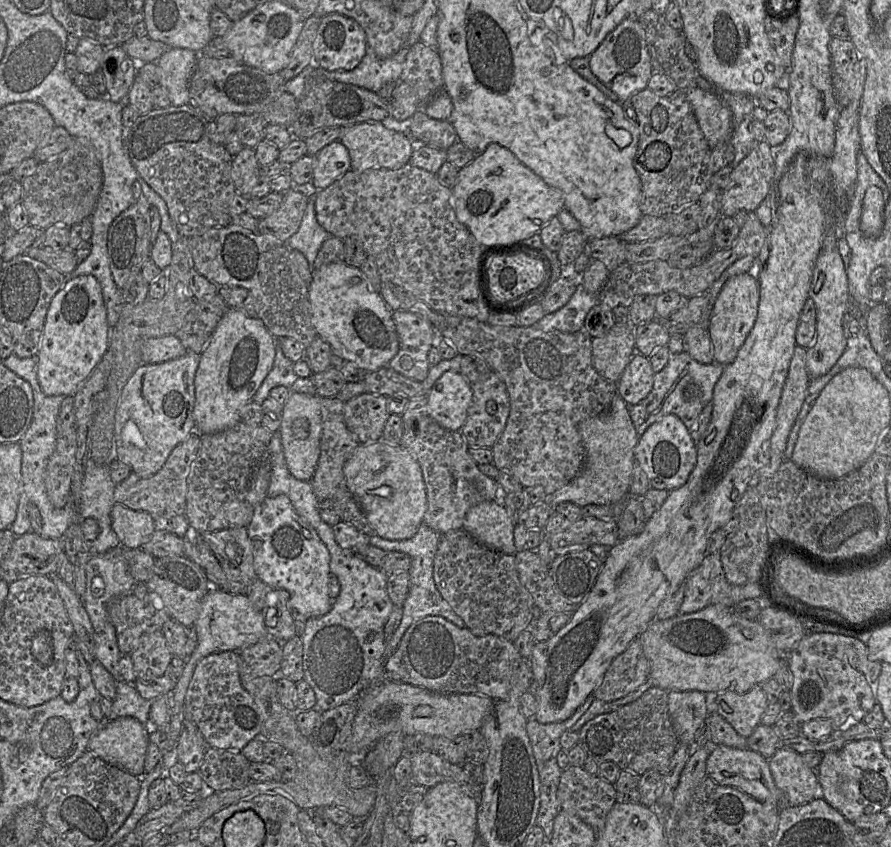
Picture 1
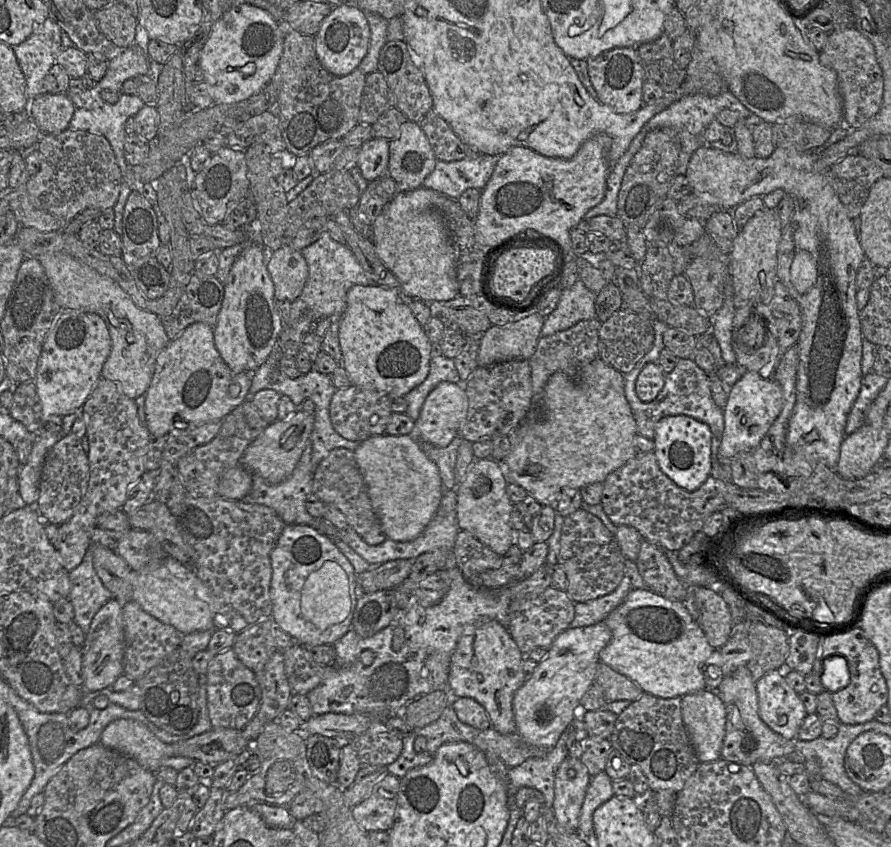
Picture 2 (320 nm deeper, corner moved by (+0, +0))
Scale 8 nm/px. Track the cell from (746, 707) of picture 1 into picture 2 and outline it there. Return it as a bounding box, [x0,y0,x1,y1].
[755,670,807,739]

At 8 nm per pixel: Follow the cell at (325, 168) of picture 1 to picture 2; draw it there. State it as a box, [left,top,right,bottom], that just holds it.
[357,138,389,182]

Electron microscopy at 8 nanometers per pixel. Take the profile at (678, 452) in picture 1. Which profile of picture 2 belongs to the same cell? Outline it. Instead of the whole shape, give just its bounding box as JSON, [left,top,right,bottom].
[653,414,712,491]

